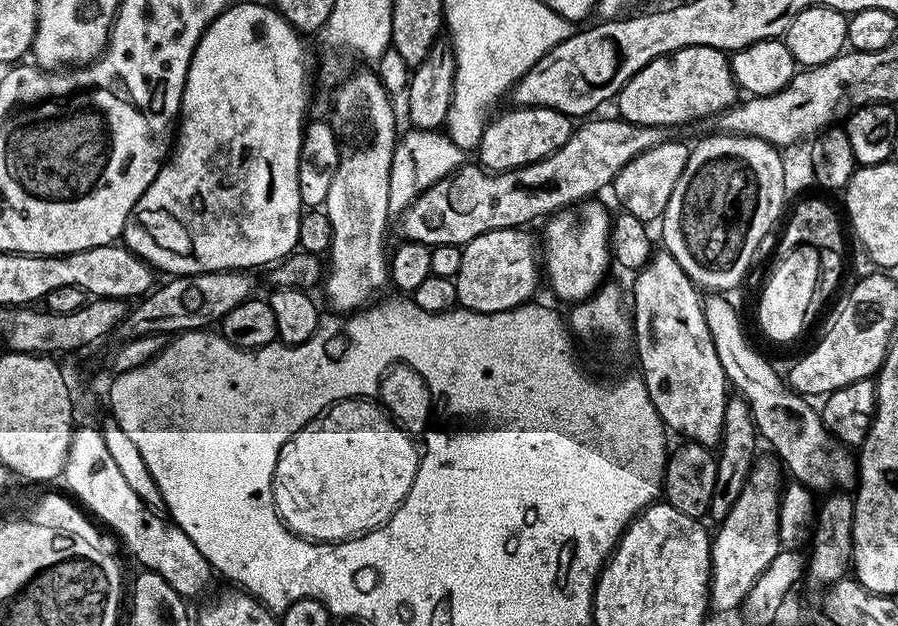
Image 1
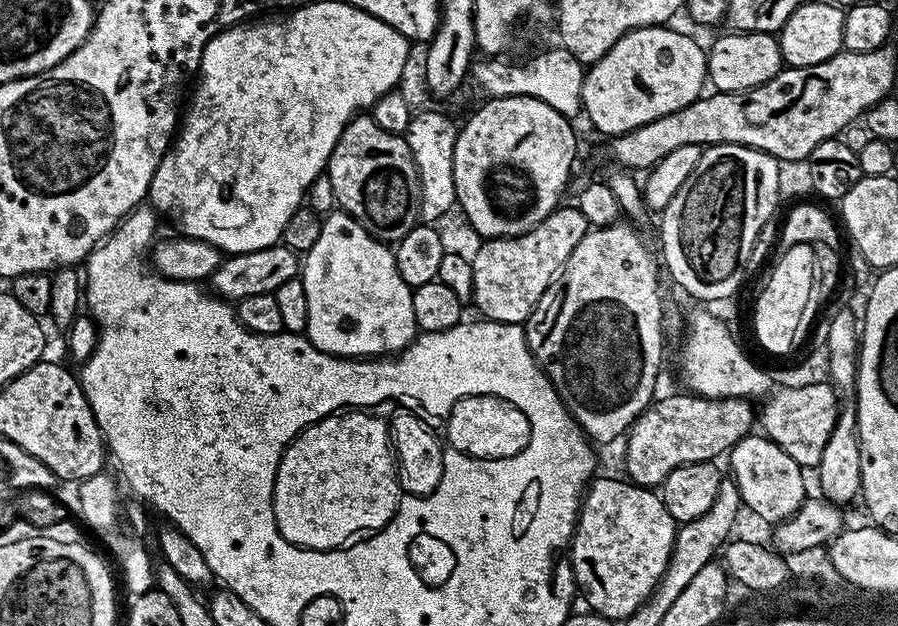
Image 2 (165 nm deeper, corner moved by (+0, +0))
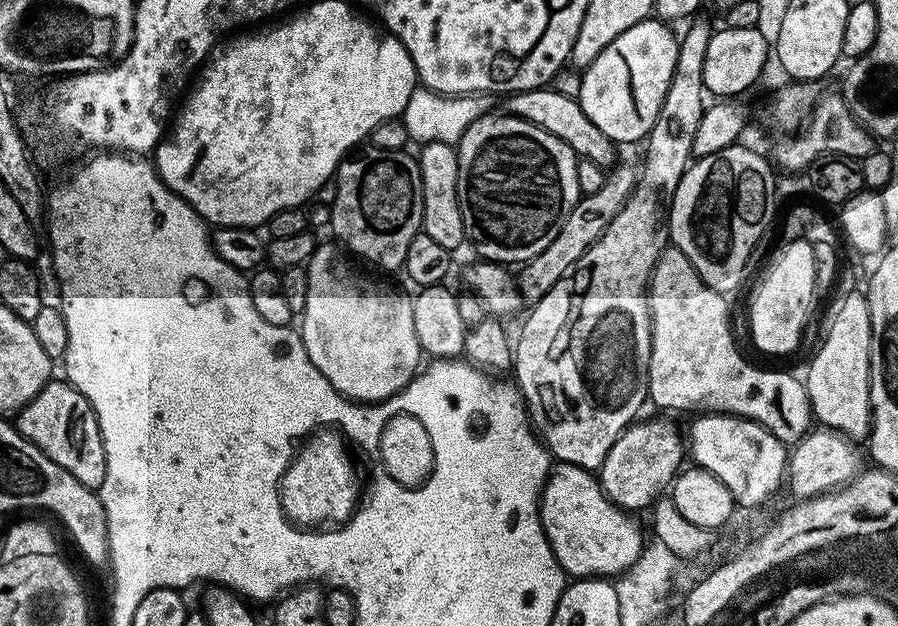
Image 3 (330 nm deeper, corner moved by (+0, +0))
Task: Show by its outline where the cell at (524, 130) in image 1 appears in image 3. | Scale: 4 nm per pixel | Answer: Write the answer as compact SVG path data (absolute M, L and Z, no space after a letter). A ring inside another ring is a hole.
M496 115L478 118L478 122L474 122L460 139L456 148L456 197L460 203L465 237L476 243L476 252L480 255L477 257L505 266L520 266L542 254L542 250L558 238L558 230L562 230L570 210L574 210L580 200L582 193L576 173L578 157L566 142L554 138L554 134L517 116Z

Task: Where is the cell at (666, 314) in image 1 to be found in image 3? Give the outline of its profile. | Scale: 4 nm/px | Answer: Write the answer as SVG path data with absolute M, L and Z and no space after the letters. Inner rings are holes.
M545 86L509 95L507 100L507 115L522 118L554 134L554 138L566 142L566 146L570 146L570 150L576 153L577 157L594 162L605 169L617 163L617 145L610 138L606 138L606 134L602 134L602 130L598 130L598 126L594 126L590 118L586 118L586 110L582 110L577 97L562 94L559 87Z

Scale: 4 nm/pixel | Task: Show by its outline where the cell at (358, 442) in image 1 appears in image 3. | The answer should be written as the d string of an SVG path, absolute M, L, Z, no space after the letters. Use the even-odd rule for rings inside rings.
M321 428L299 445L292 463L280 480L280 505L293 524L316 530L321 526L339 526L351 517L358 507L356 468L352 465L349 445L341 433Z

